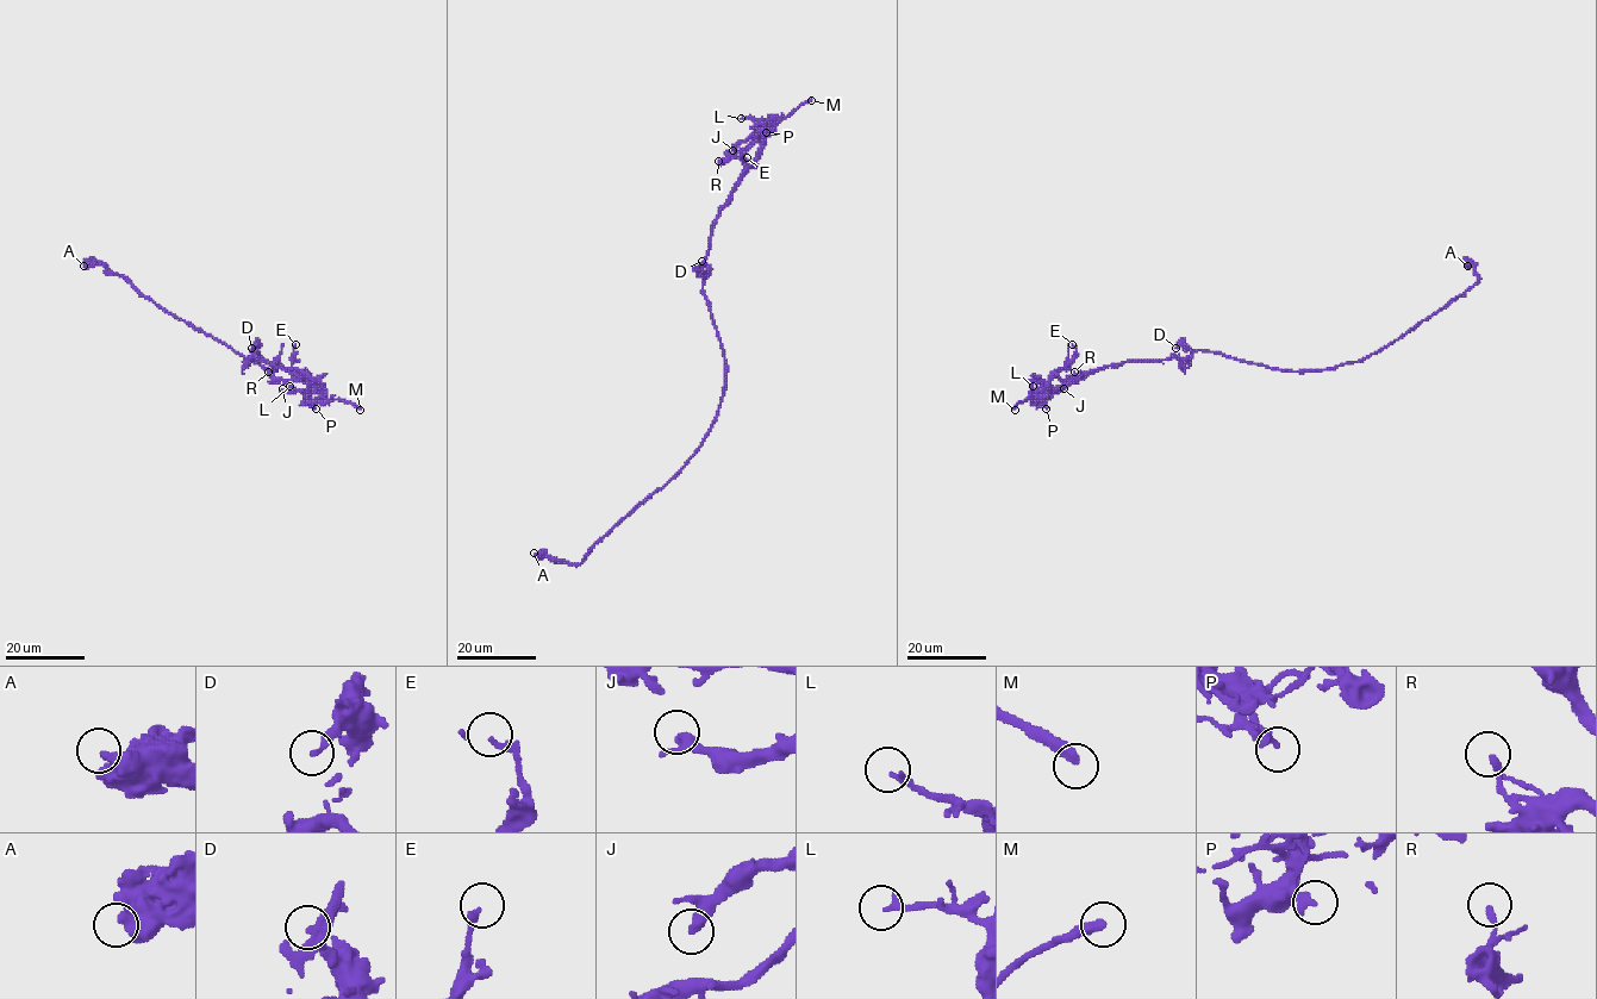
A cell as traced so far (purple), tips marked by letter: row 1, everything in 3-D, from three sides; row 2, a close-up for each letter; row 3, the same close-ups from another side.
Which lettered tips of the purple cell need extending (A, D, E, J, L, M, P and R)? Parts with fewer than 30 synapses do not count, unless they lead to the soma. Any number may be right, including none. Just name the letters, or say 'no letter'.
M

